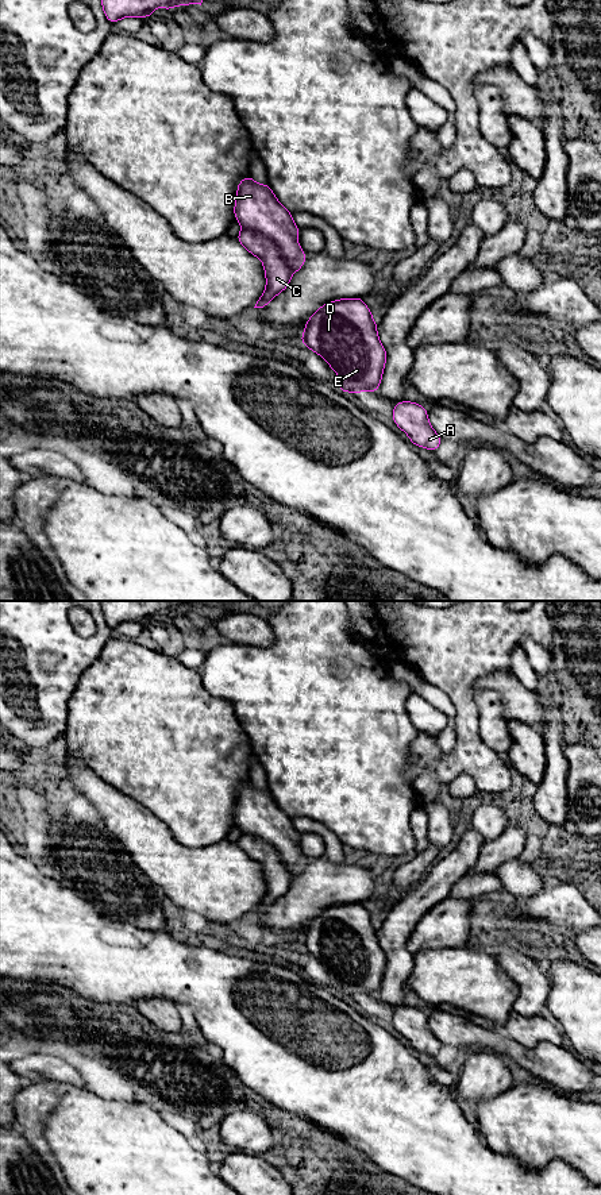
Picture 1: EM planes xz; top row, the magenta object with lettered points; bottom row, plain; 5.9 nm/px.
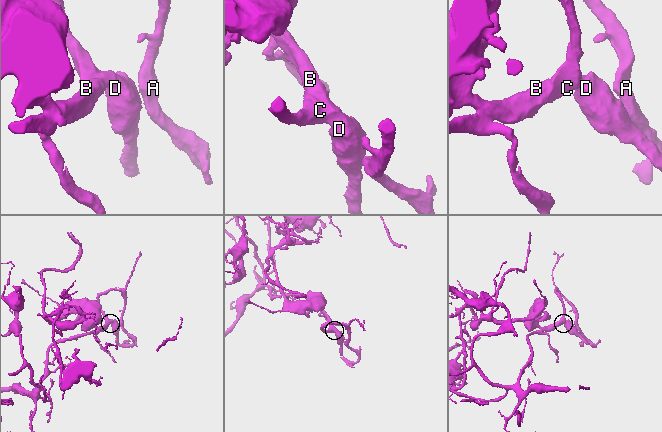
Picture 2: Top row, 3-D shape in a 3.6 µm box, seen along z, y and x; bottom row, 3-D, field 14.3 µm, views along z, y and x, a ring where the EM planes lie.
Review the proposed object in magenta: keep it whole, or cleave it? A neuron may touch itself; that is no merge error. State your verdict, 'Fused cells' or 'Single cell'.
Single cell

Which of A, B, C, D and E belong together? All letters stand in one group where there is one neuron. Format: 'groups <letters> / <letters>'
groups A B C D E

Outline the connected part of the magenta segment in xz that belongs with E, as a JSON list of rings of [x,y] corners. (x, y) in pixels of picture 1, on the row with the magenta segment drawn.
[[[362,298],[324,304],[307,321],[300,342],[323,356],[339,375],[339,392],[378,393],[388,354]]]

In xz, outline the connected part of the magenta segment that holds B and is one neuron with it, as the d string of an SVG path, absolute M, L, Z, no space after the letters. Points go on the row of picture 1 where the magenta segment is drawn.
M250 176L238 184L234 213L243 227L236 239L263 263L266 289L254 307L263 308L288 288L292 274L298 271L307 259L297 242L300 228L293 223L292 213L276 198L269 184L259 185Z

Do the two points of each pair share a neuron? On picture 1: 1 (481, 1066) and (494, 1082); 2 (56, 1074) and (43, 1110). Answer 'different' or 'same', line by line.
1: same
2: different

